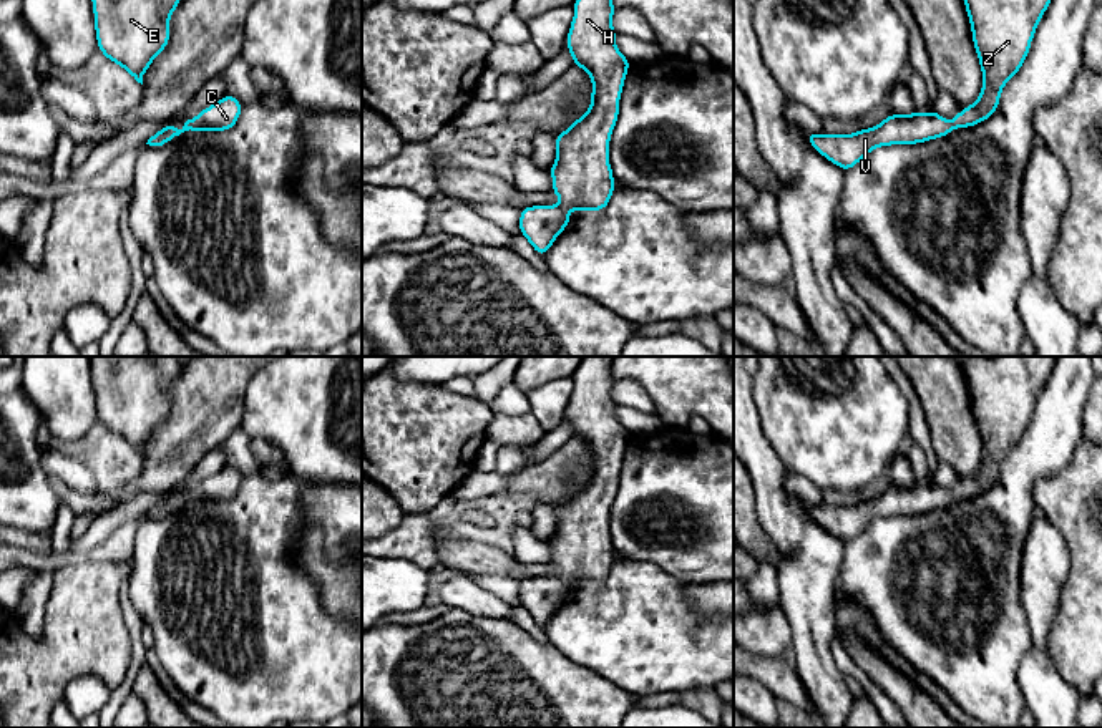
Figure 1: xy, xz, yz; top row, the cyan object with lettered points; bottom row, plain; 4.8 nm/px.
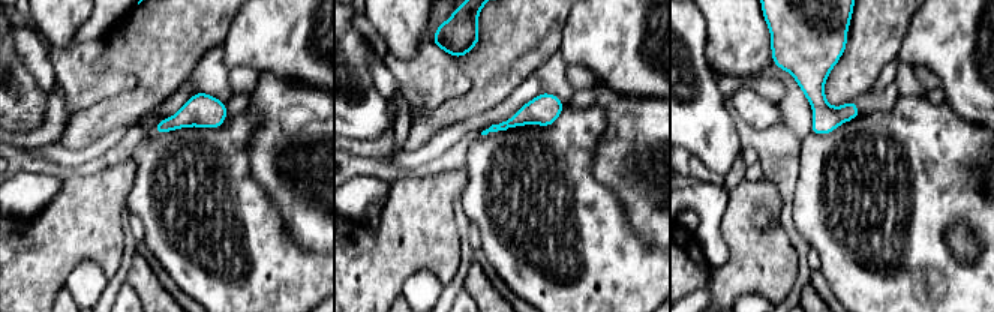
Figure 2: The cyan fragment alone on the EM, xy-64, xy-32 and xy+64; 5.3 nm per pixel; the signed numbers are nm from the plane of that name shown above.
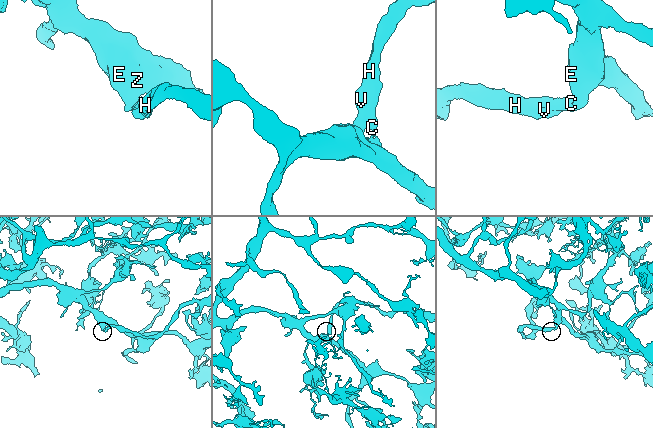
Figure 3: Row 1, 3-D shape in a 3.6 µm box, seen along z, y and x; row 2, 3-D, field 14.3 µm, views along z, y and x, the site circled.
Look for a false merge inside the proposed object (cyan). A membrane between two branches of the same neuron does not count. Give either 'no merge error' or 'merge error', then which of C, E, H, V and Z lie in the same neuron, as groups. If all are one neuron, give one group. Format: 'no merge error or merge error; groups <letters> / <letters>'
no merge error; groups C E H V Z

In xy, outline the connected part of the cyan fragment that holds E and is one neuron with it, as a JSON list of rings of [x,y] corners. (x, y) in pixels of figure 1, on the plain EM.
[[[91,357],[98,421],[143,456],[143,444],[169,416],[169,390],[183,366],[178,357]]]

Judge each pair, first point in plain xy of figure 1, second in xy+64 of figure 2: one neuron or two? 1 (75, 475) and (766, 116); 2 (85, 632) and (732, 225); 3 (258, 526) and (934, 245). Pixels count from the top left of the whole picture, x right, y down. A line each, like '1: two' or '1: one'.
1: one
2: one
3: one

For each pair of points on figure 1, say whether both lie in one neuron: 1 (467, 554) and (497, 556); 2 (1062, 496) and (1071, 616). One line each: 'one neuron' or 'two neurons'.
1: one neuron
2: one neuron

